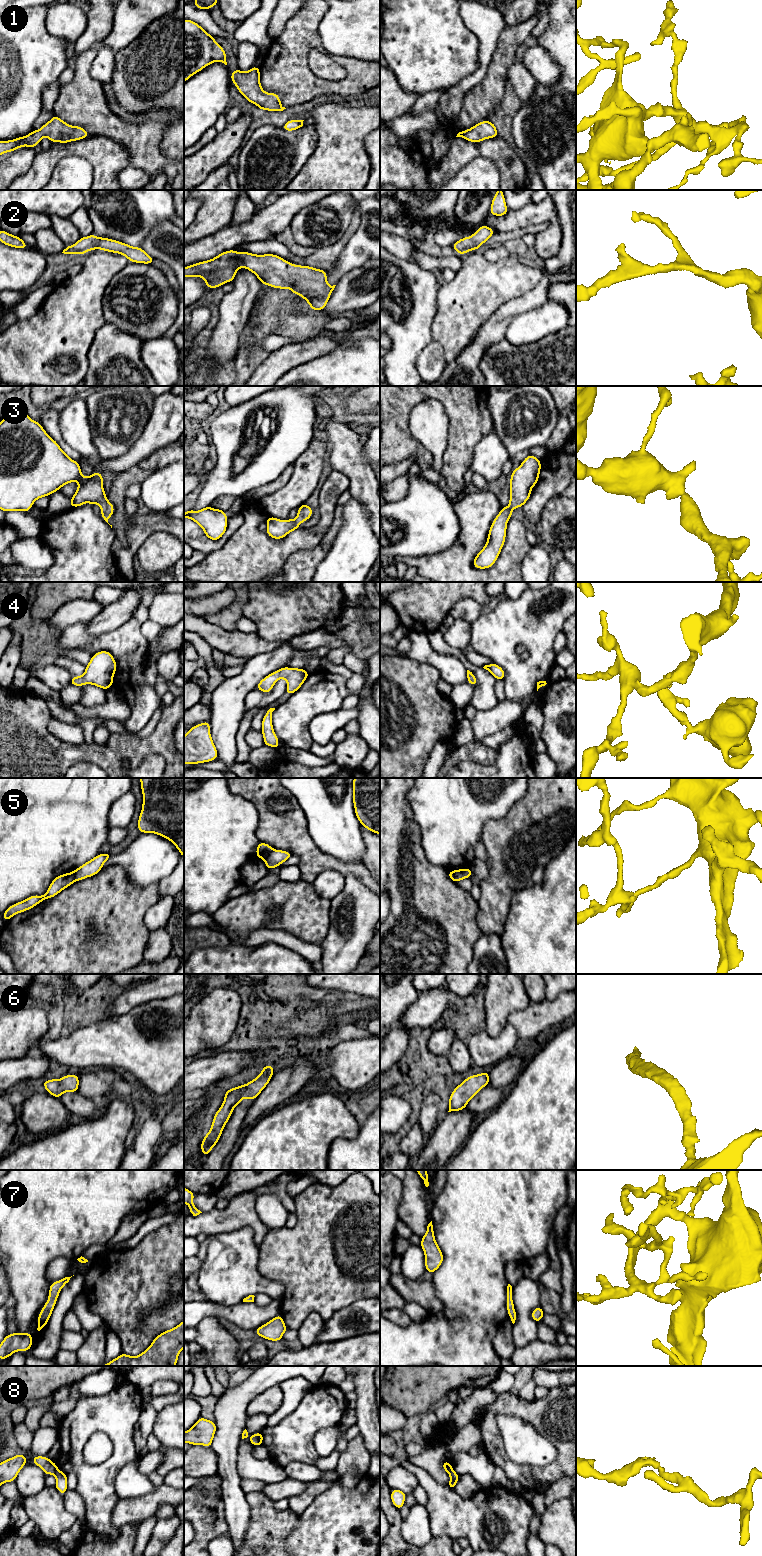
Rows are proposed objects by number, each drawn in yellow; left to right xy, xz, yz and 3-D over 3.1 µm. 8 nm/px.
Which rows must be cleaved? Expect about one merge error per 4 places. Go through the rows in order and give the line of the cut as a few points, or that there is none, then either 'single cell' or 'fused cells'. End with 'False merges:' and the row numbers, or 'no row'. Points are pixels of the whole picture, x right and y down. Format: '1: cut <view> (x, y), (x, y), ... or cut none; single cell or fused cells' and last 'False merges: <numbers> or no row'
1: cut none; single cell
2: cut none; single cell
3: cut none; single cell
4: cut none; single cell
5: cut xz (272, 849), (263, 859); fused cells
6: cut none; single cell
7: cut none; single cell
8: cut xy (58, 1470), (54, 1474); fused cells
False merges: 5, 8

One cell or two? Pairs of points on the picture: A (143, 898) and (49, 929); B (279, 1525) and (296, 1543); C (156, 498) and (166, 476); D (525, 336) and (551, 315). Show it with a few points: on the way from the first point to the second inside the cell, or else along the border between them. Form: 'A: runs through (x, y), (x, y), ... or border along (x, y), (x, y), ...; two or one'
A: runs through (120, 906), (103, 915), (90, 916), (72, 929); one
B: border along (299, 1517), (296, 1527), (286, 1538), (285, 1545); two
C: runs through (159, 493), (166, 486), (166, 481); one
D: runs through (531, 330), (545, 319); one

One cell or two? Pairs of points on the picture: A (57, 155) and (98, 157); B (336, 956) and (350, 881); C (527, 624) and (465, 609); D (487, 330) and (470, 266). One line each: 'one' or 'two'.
A: one
B: one
C: two
D: two

